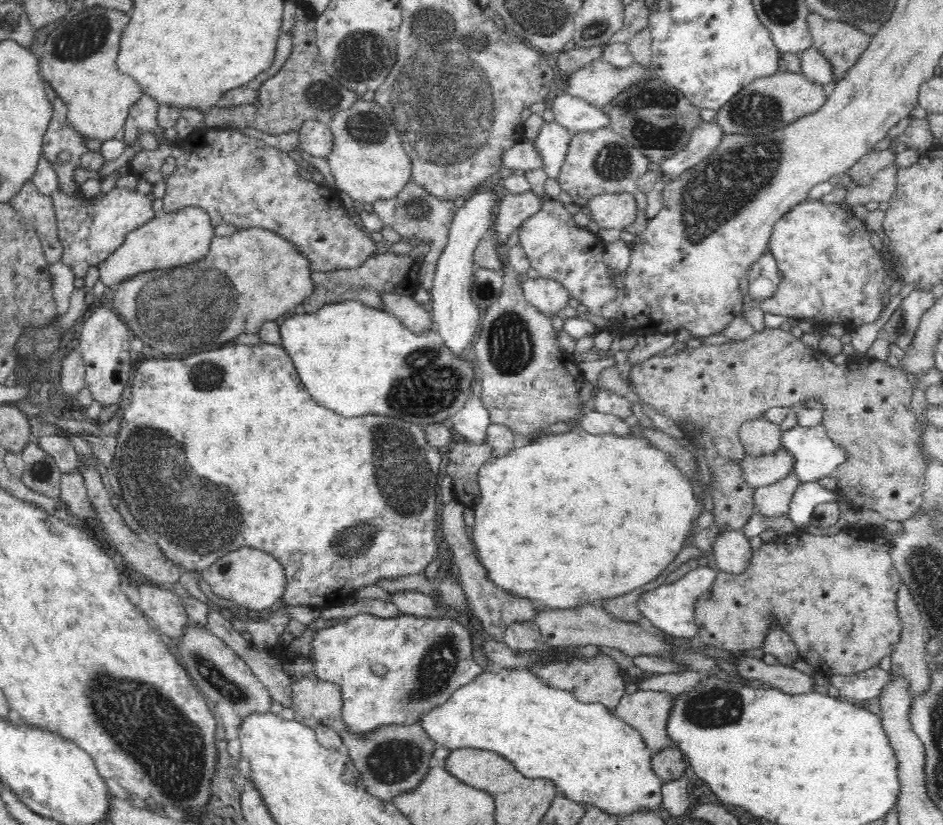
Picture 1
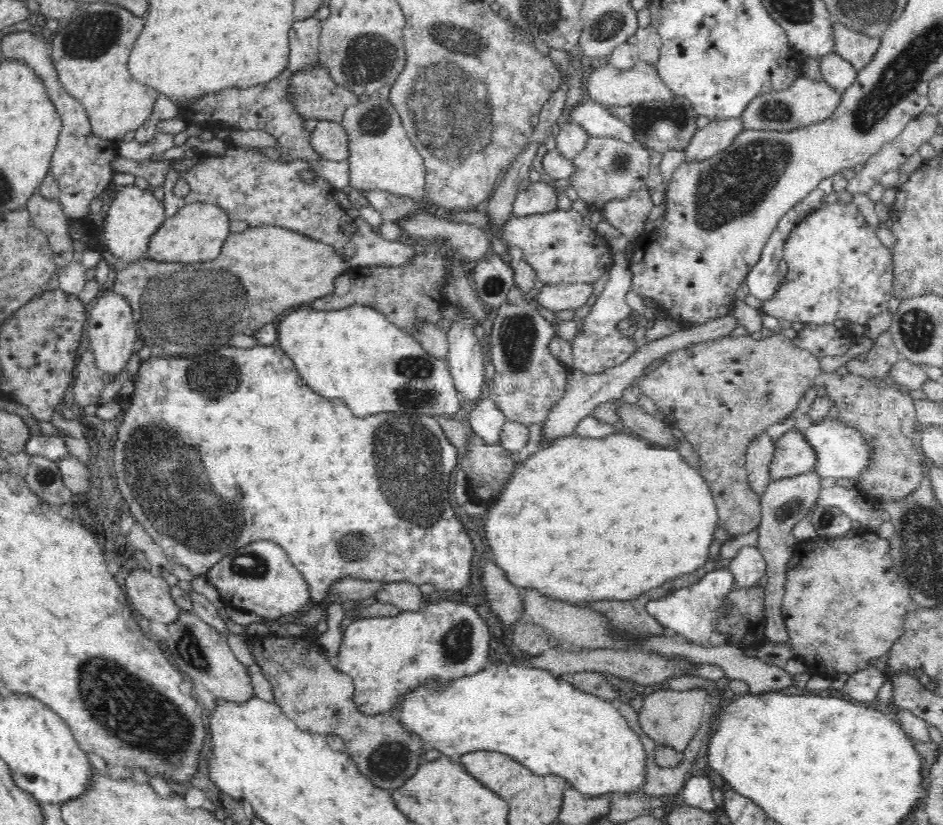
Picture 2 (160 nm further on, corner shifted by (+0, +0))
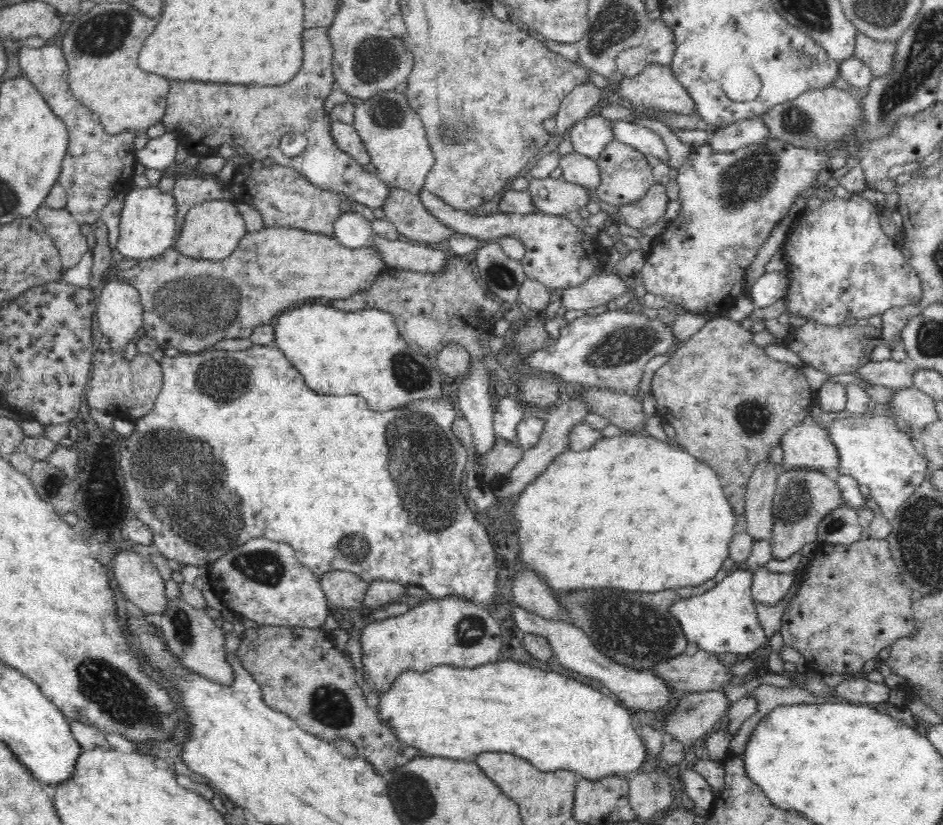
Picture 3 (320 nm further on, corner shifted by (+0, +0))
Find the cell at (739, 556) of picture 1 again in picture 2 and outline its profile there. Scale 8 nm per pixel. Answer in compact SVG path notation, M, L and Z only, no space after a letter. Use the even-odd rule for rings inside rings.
M745 546L738 550L728 570L734 575L737 587L756 586L766 574L766 561L757 547Z

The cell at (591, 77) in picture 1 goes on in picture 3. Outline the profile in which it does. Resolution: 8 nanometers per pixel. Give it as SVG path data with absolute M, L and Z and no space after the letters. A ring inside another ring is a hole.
M649 63L644 66L644 70L640 74L622 77L624 80L620 80L620 84L618 84L618 96L633 102L638 108L667 110L676 114L694 114L696 112L694 100L683 88L682 83L676 79L670 65Z

